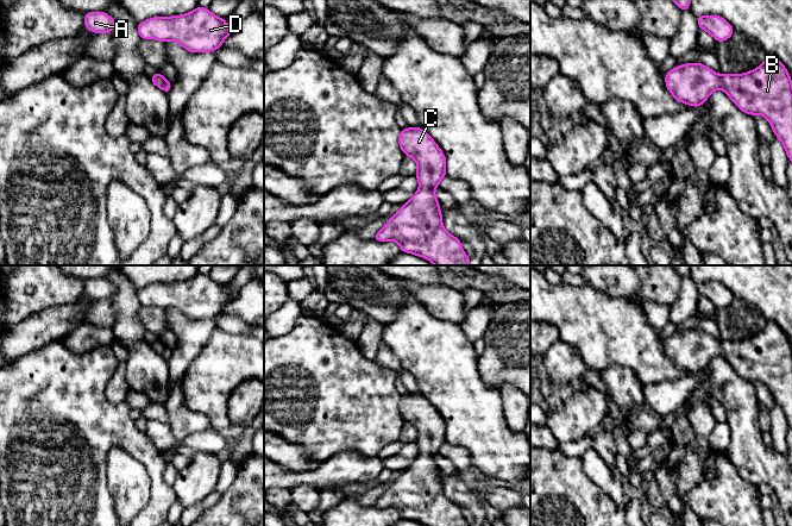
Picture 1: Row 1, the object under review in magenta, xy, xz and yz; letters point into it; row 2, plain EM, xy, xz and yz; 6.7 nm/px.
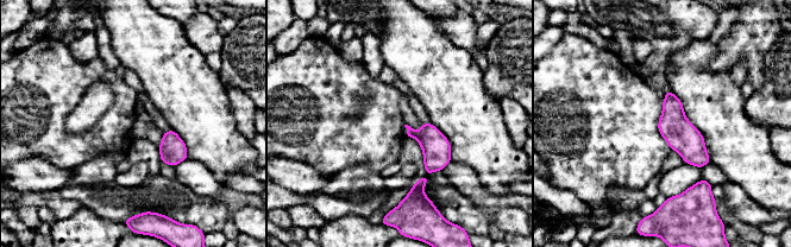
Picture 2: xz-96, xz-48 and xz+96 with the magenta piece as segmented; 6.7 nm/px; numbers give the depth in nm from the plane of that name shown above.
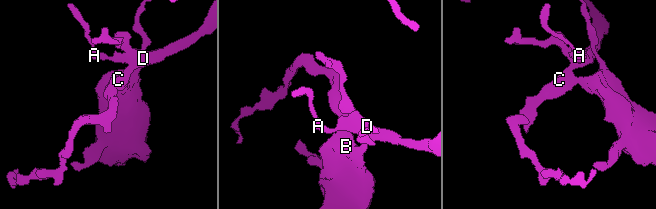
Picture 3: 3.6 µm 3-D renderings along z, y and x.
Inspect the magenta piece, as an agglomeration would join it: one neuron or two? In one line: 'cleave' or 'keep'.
keep

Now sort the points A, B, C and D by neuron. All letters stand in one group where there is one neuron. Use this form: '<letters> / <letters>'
A B C D

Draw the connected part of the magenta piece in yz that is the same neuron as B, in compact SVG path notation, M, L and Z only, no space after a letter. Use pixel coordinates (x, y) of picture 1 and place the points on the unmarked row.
M767 320L762 331L744 340L719 342L702 330L686 330L670 337L665 349L675 367L694 374L704 370L714 357L724 357L742 378L760 381L769 388L792 428L792 346L785 332L774 321Z

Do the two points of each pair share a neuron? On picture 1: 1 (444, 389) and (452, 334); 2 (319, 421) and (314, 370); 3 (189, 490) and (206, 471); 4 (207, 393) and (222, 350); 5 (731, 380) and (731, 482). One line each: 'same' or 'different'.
1: same
2: same
3: same
4: same
5: different

